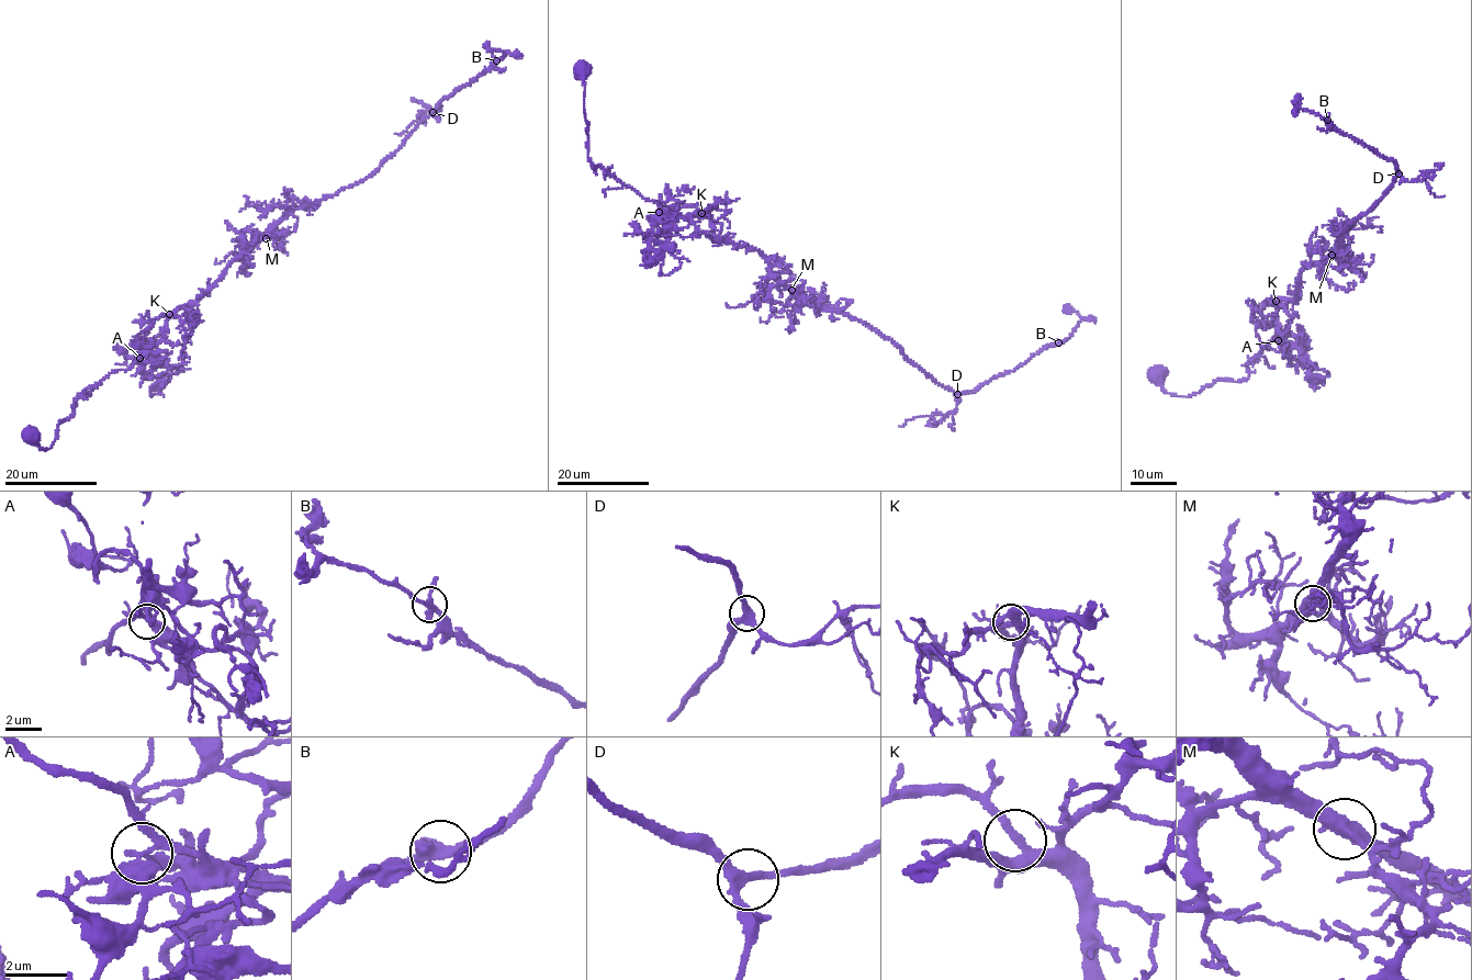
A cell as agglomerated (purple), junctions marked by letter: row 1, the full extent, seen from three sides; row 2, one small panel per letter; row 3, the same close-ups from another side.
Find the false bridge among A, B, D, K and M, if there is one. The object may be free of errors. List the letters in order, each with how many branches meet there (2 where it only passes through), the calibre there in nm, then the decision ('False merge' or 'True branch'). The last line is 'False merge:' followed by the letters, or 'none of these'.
A: Branches: 3. Thickness 360 nm. False merge
B: Branches: 3. Thickness 280 nm. True branch
D: Branches: 3. Thickness 280 nm. True branch
K: Branches: 3. Thickness 320 nm. True branch
M: Branches: 3. Thickness 360 nm. True branch
False merge: A

